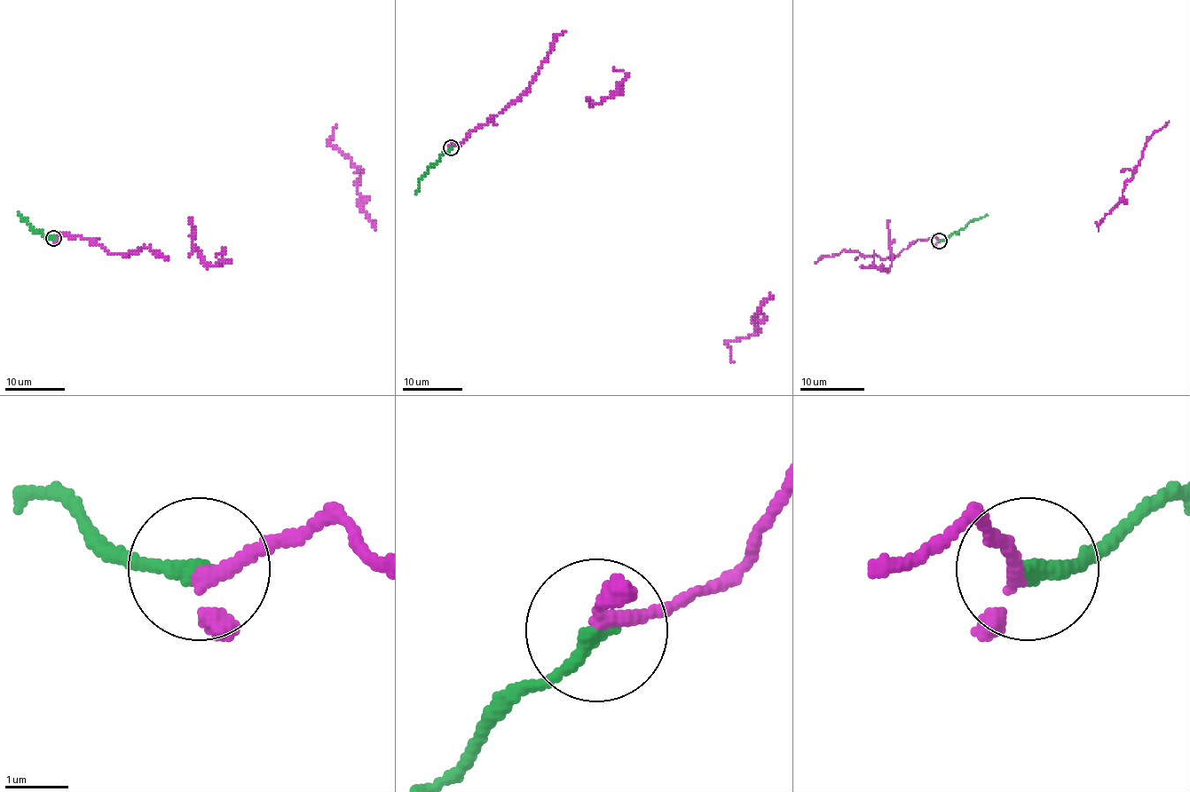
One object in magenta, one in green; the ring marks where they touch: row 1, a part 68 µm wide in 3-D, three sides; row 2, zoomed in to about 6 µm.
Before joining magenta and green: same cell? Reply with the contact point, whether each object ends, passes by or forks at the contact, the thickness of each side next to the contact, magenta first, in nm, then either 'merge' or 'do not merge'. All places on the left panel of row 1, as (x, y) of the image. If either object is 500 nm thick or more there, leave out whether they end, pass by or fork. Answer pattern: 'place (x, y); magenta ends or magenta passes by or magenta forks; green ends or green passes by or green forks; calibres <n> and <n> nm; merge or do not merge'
place (53, 238); magenta passes by; green ends; calibres 200 and 280 nm; merge

